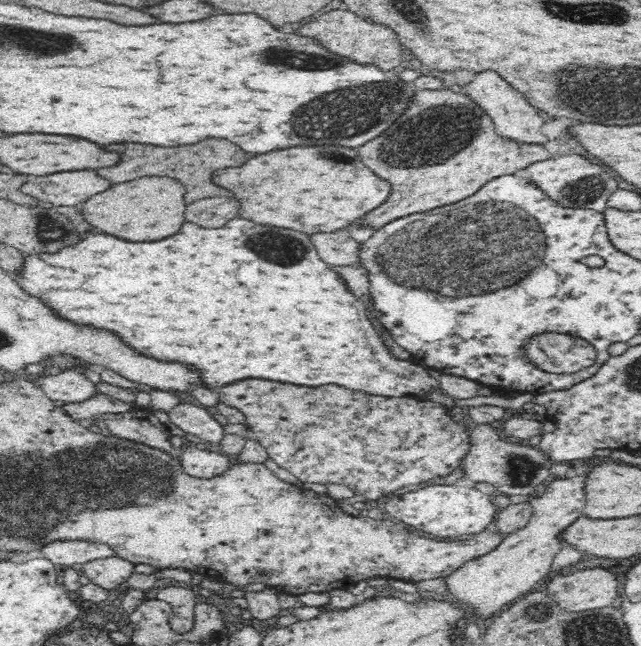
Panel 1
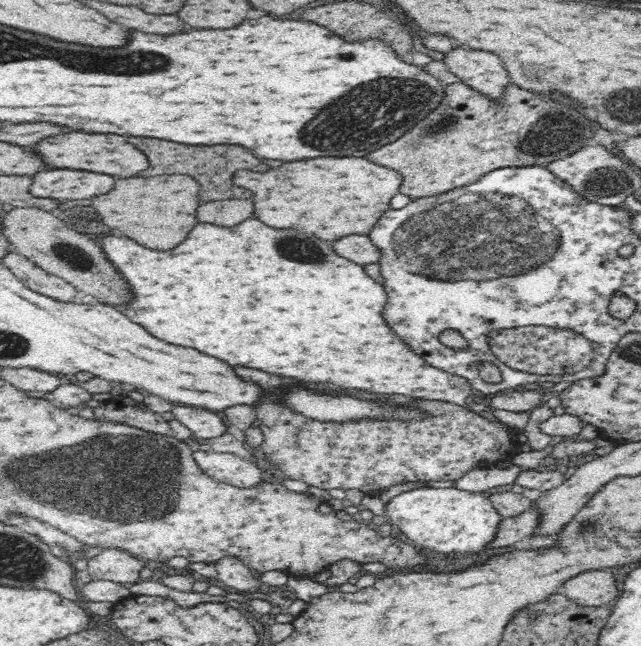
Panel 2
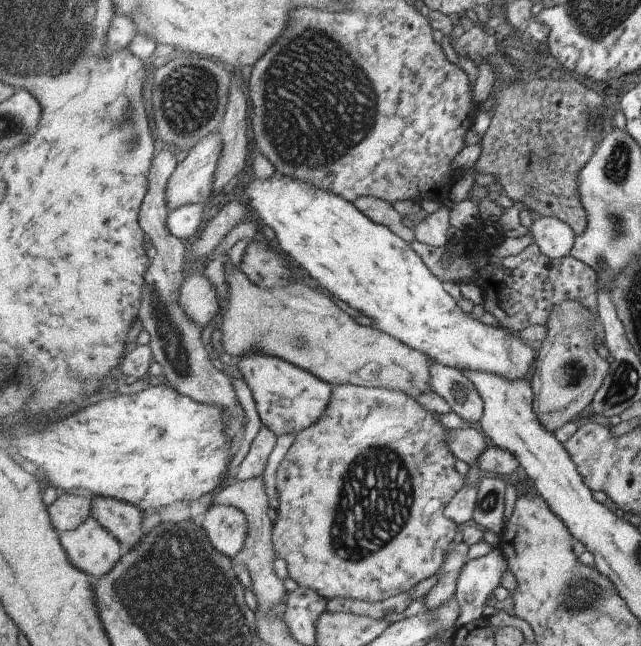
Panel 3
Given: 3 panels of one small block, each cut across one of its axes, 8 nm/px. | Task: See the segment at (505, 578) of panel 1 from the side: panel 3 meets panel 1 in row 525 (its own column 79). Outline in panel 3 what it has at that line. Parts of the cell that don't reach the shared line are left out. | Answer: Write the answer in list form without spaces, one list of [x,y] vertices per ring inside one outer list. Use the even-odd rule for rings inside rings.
[[[93,516],[75,531],[60,534],[60,540],[72,566],[94,579],[110,574],[124,558],[116,536]]]

